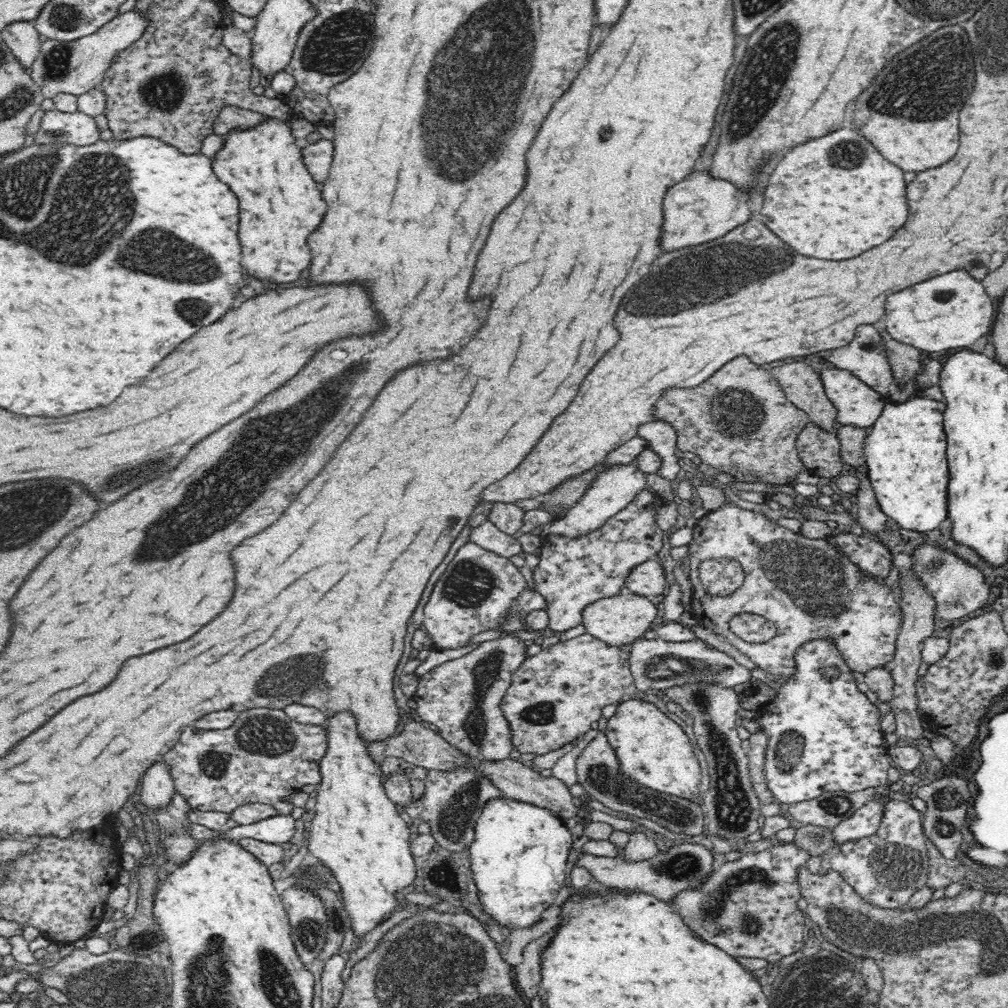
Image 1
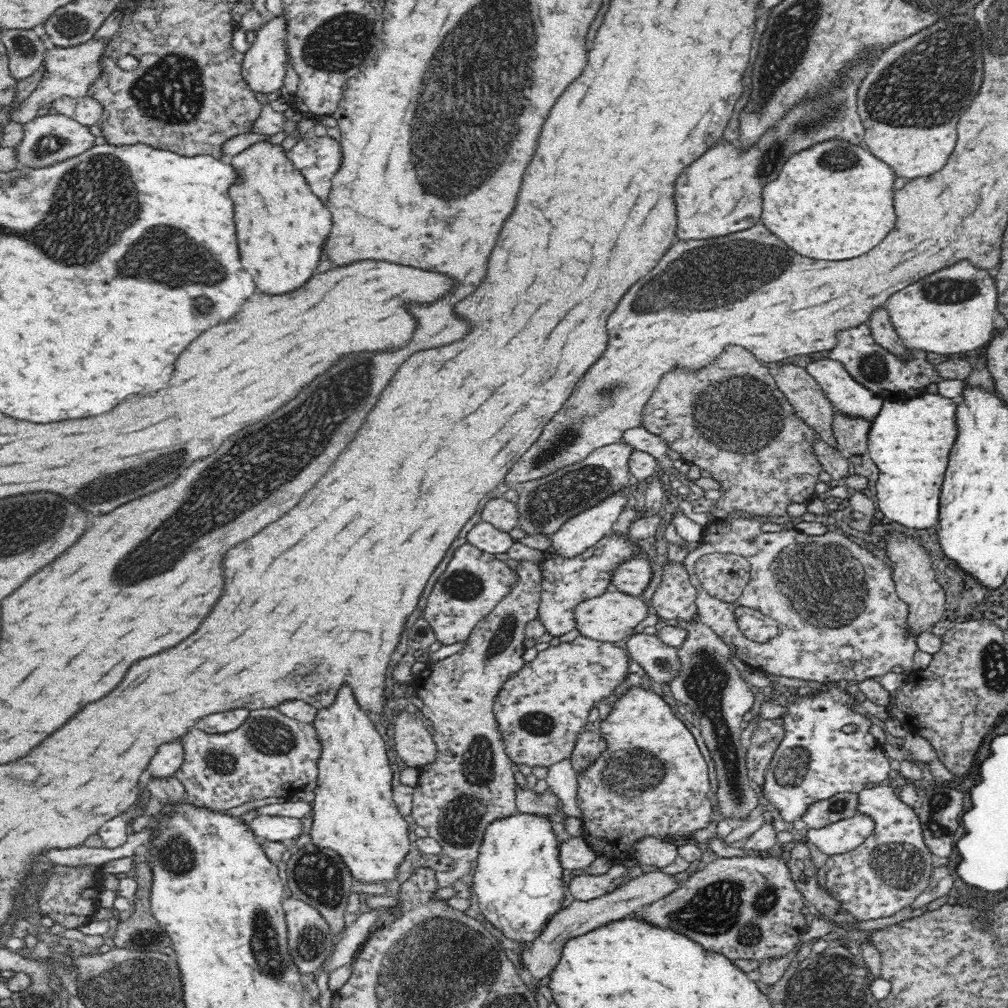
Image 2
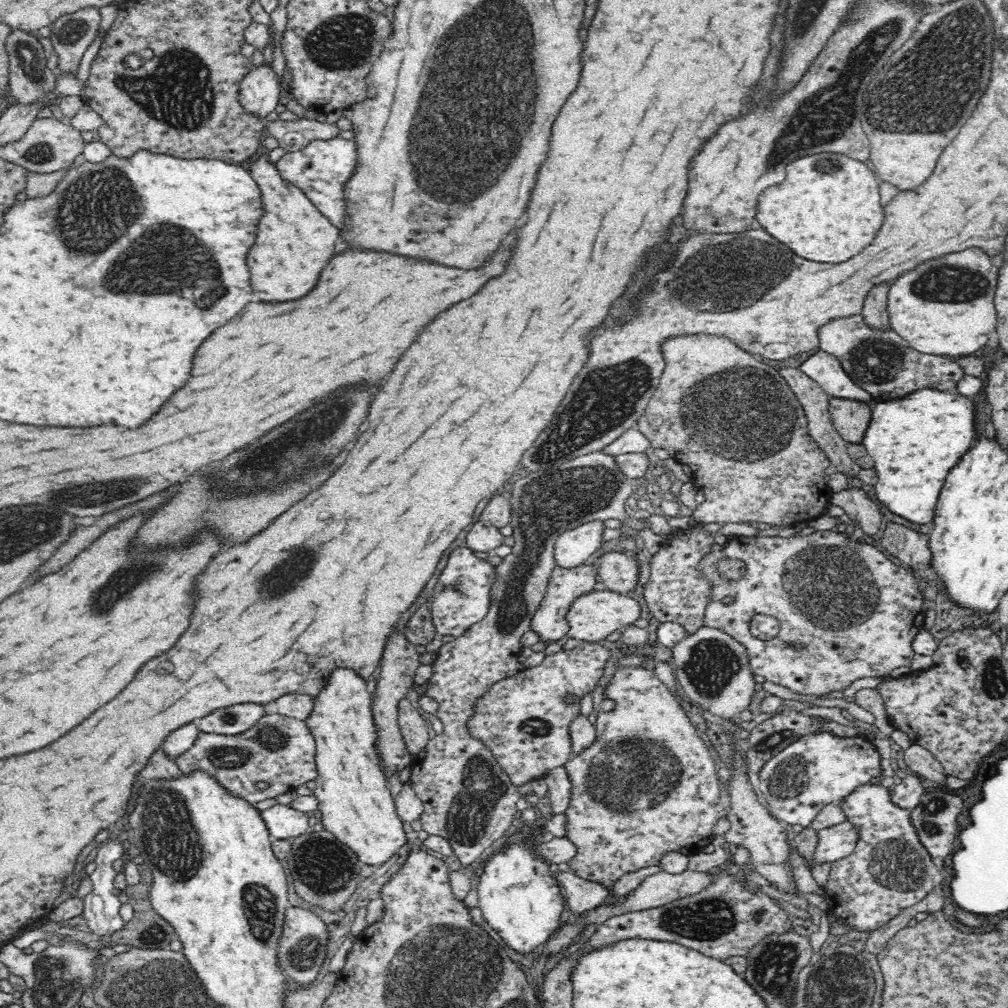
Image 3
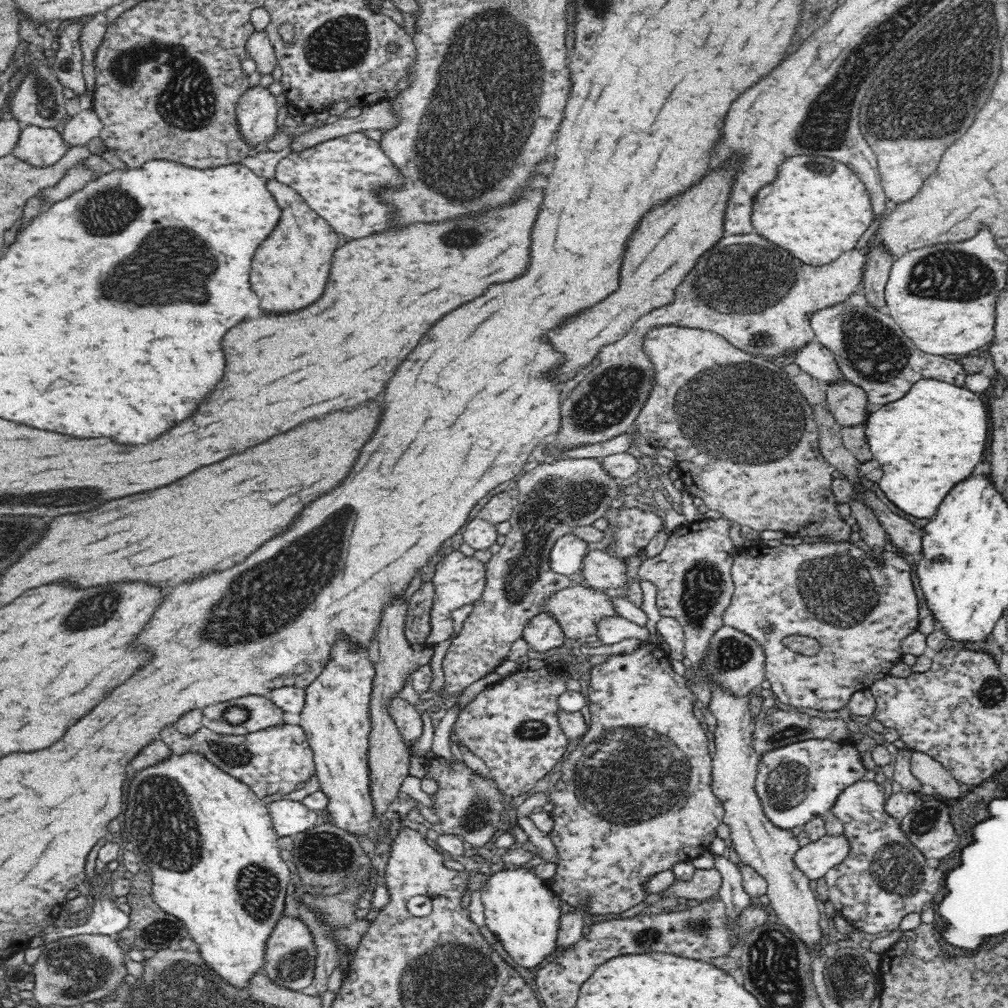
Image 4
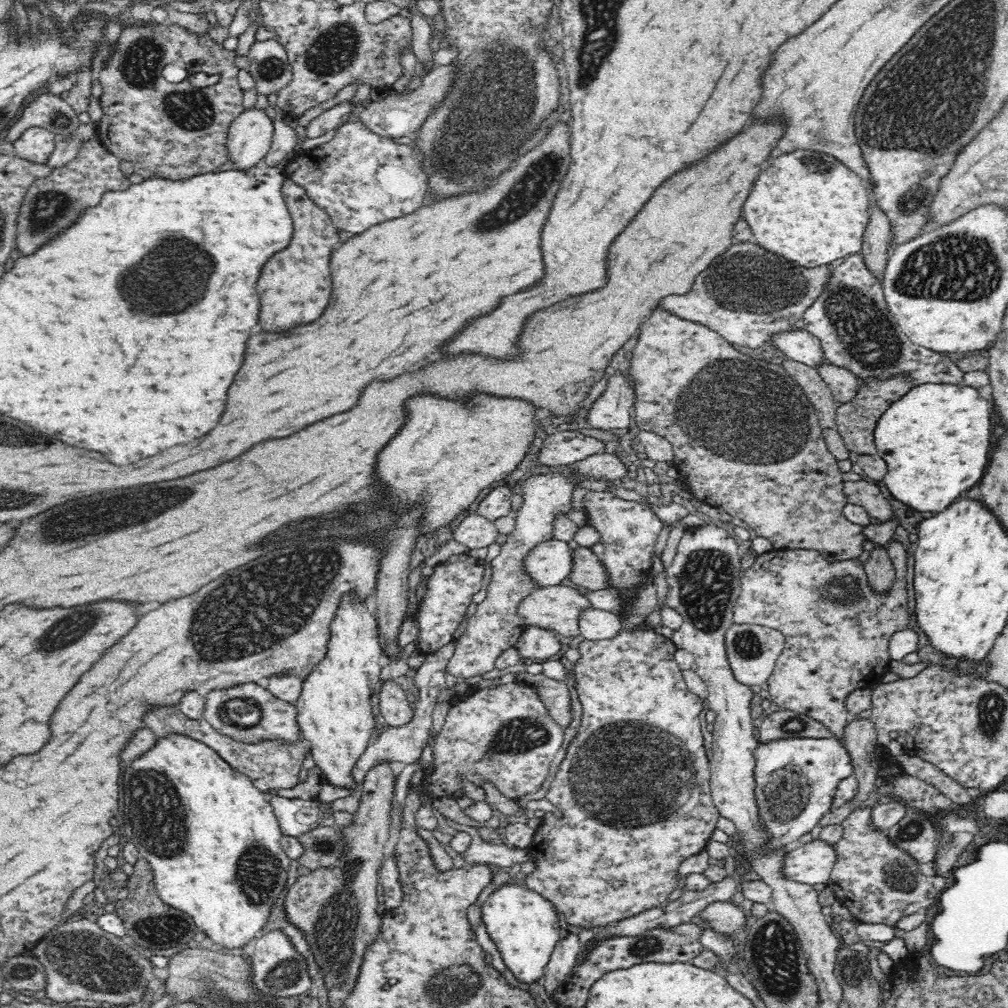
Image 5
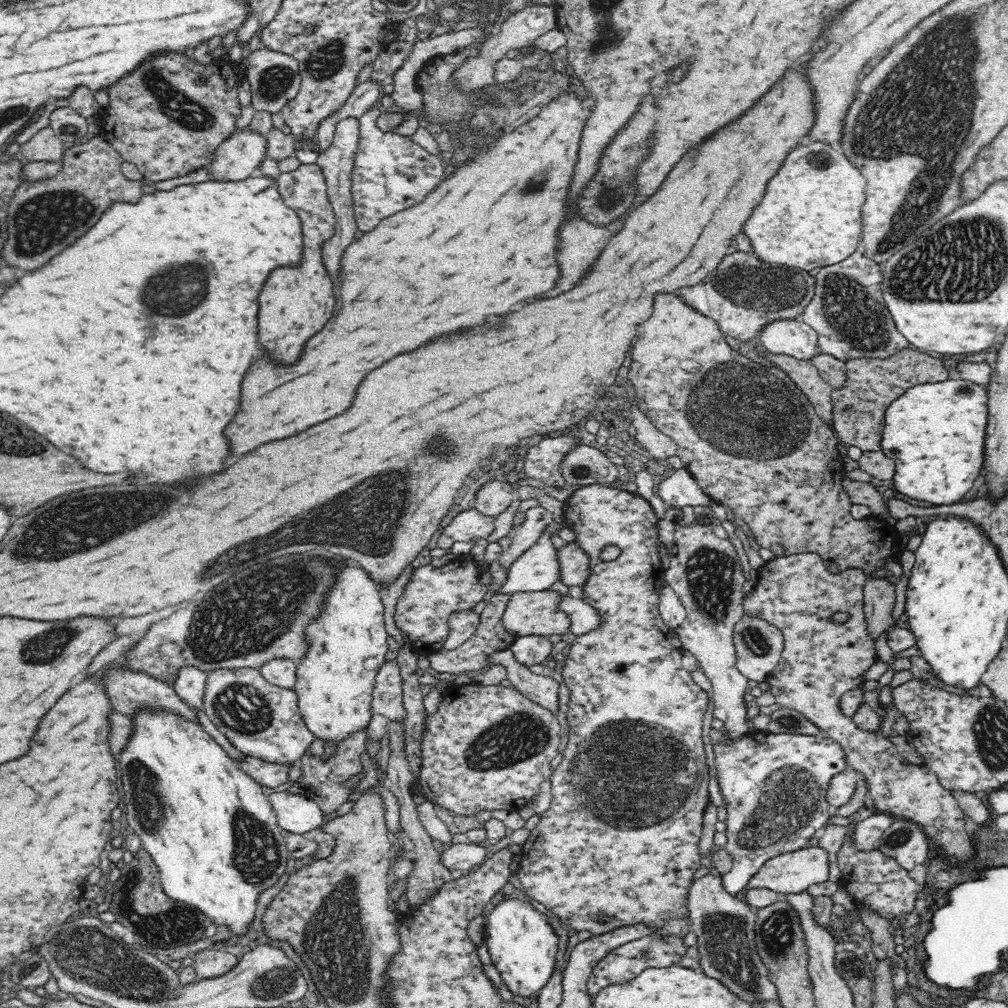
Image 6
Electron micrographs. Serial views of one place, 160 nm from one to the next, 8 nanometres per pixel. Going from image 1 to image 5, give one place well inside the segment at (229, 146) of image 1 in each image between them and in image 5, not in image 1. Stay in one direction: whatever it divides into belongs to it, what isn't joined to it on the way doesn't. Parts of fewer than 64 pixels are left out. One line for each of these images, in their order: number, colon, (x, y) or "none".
2: (276, 214)
3: (295, 242)
4: (290, 273)
5: (295, 286)

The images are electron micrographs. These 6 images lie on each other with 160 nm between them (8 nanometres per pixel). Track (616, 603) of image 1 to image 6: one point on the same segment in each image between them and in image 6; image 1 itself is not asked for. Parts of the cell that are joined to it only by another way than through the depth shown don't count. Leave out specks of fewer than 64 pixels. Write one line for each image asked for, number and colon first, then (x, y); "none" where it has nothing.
2: (610, 617)
3: (592, 616)
4: (576, 608)
5: (556, 608)
6: (526, 614)

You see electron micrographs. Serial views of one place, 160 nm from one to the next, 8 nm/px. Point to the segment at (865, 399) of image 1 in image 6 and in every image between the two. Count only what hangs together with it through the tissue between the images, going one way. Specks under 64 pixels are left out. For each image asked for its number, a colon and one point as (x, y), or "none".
2: (847, 395)
3: (824, 368)
4: (813, 357)
5: (799, 344)
6: (791, 337)

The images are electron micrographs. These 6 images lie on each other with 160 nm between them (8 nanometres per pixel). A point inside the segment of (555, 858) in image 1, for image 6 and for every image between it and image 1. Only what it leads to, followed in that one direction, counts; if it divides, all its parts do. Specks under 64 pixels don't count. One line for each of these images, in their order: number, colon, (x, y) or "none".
2: (518, 883)
3: (520, 899)
4: (524, 914)
5: (524, 926)
6: (522, 944)

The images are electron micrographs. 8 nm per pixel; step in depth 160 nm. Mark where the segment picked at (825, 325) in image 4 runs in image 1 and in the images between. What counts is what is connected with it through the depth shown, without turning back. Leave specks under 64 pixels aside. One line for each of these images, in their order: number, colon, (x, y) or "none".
1: (865, 357)
2: (882, 371)
3: (882, 363)

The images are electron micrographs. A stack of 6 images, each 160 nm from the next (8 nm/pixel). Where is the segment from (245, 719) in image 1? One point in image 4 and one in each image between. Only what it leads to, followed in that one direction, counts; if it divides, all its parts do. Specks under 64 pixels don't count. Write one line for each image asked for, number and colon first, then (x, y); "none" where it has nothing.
2: (270, 756)
3: (280, 750)
4: (279, 760)

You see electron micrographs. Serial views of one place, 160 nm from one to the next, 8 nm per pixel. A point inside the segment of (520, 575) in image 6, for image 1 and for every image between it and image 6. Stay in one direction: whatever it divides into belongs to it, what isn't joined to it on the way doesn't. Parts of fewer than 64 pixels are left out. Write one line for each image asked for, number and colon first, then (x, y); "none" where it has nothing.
1: (613, 491)
2: (584, 531)
3: (572, 549)
4: (565, 557)
5: (547, 564)

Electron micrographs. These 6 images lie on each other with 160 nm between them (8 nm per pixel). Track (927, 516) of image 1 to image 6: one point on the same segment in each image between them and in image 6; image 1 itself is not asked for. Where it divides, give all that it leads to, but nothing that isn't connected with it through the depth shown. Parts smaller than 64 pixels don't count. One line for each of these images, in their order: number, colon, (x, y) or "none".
2: (910, 440)
3: (916, 440)
4: (932, 439)
5: (936, 439)
6: (935, 432)

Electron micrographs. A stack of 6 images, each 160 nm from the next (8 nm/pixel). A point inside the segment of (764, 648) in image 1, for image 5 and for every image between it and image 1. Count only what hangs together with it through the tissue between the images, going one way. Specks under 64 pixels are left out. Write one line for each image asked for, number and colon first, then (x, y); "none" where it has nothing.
2: (840, 616)
3: (852, 613)
4: (858, 611)
5: (837, 631)

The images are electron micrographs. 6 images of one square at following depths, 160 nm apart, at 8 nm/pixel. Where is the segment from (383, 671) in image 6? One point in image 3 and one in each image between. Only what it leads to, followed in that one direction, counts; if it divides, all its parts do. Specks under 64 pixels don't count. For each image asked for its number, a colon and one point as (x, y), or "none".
3: (416, 732)
4: (405, 716)
5: (392, 702)

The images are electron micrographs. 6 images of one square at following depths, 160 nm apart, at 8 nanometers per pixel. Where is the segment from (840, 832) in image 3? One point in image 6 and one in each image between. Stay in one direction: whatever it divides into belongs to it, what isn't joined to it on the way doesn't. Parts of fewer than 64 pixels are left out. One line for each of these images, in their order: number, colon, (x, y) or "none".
4: (815, 859)
5: (812, 863)
6: (792, 873)

